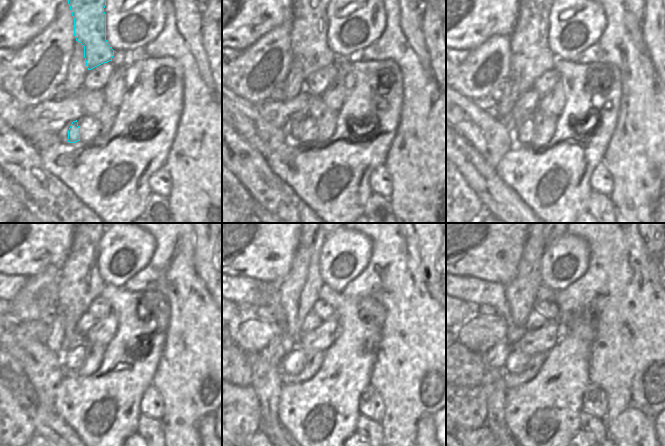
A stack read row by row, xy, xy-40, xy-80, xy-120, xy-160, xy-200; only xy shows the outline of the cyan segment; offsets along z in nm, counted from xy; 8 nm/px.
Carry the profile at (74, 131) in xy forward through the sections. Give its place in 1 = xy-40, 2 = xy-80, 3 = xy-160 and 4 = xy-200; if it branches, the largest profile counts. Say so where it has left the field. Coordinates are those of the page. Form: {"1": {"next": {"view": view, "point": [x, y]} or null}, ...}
{"1": {"next": {"view": "xy-40", "point": [296, 130]}}, "2": {"next": {"view": "xy-80", "point": [520, 116]}}, "3": {"next": {"view": "xy-160", "point": [299, 291]}}, "4": {"next": {"view": "xy-200", "point": [521, 292]}}}

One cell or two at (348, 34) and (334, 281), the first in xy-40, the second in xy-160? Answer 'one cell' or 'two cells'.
one cell

